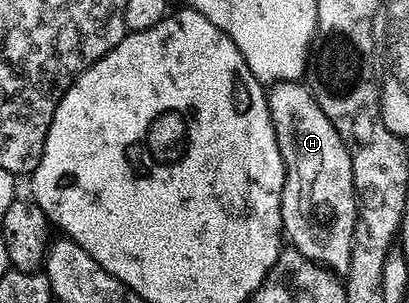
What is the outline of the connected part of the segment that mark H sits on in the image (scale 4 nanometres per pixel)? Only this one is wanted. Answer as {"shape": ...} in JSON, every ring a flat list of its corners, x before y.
{"shape":[[284,80,269,89,270,117,280,146,280,154,286,167,286,181,282,191,282,231,285,239,300,254,315,260,334,274,344,274,350,266,350,255,354,245,354,228,358,222,358,198,354,194,352,158,346,149,342,135,320,110,316,98,305,83]]}

